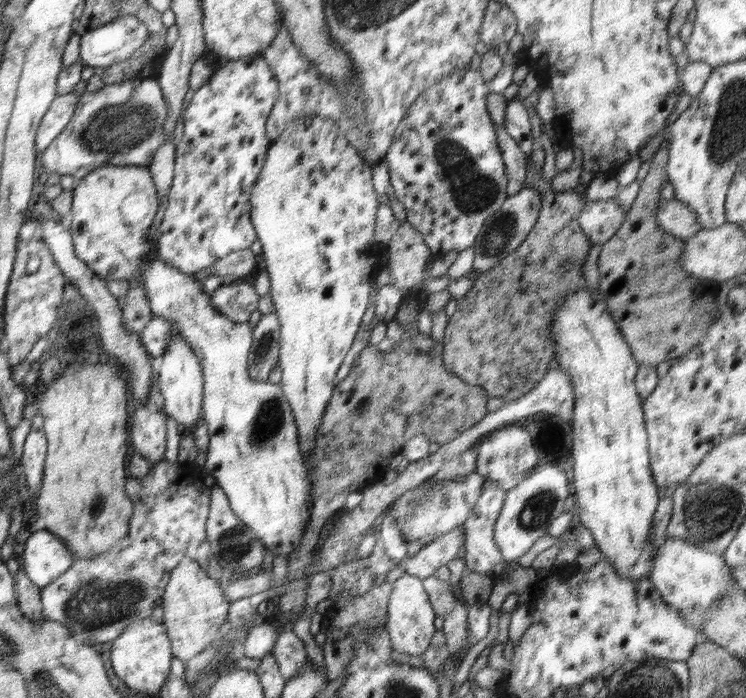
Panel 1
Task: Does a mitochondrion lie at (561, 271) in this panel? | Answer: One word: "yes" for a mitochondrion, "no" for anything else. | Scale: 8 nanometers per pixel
yes

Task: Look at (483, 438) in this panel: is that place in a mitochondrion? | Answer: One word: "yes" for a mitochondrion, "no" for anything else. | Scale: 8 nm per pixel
no

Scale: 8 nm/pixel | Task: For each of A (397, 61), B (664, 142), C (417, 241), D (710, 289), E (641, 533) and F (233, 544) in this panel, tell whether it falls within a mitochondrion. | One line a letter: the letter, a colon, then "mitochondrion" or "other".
A: other
B: other
C: other
D: other
E: other
F: mitochondrion

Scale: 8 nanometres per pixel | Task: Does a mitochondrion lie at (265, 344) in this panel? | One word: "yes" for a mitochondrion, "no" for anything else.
yes

